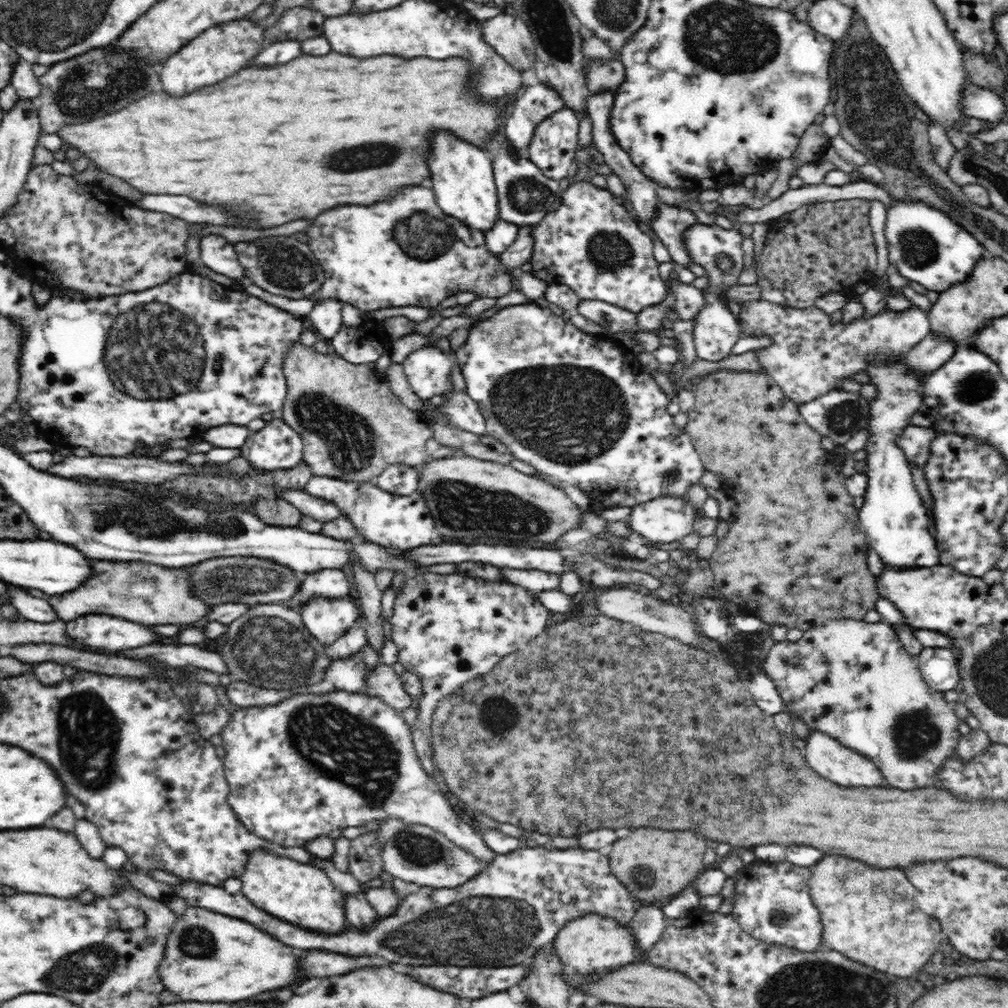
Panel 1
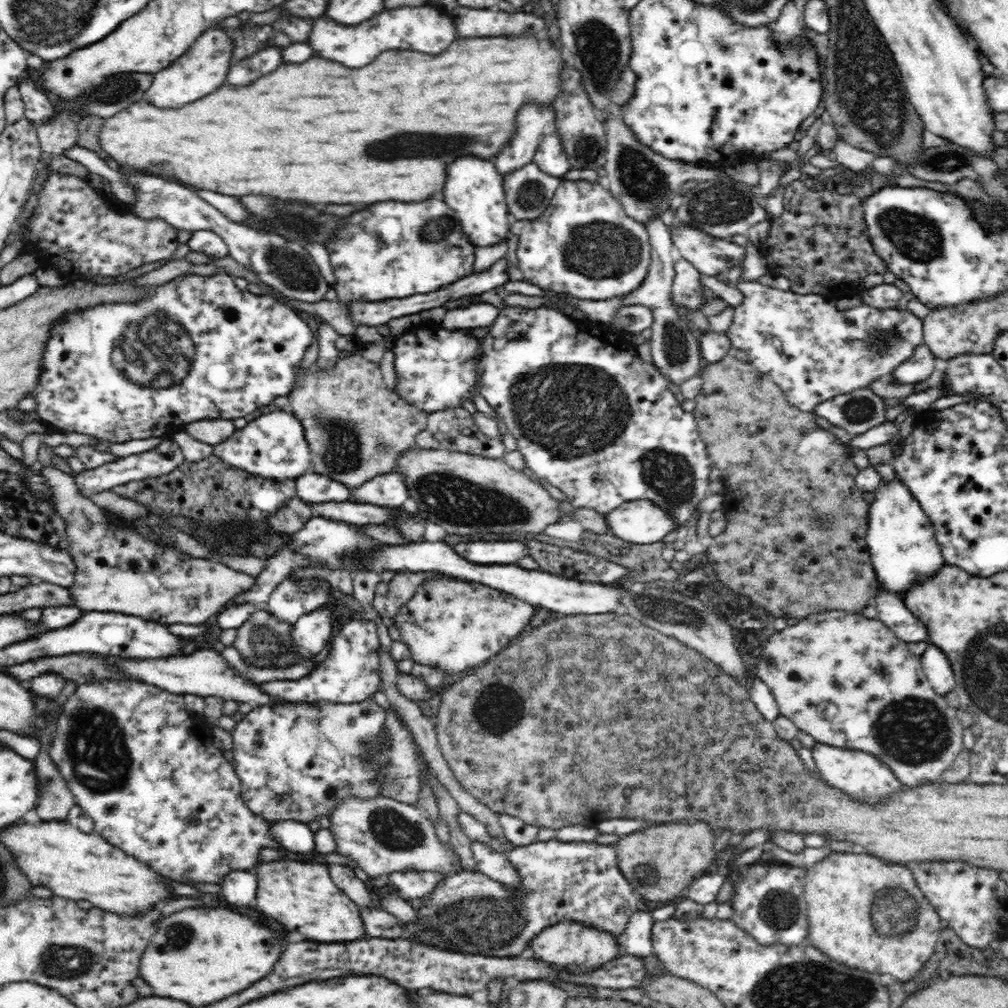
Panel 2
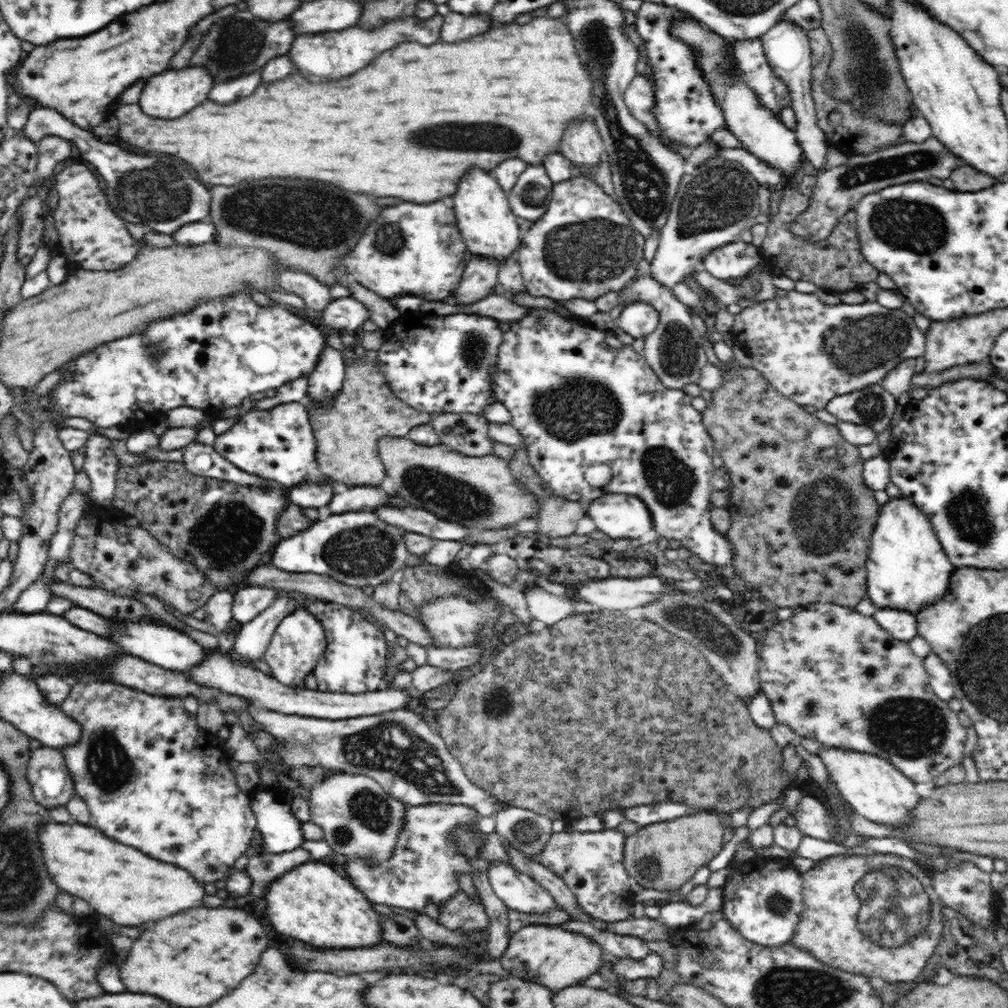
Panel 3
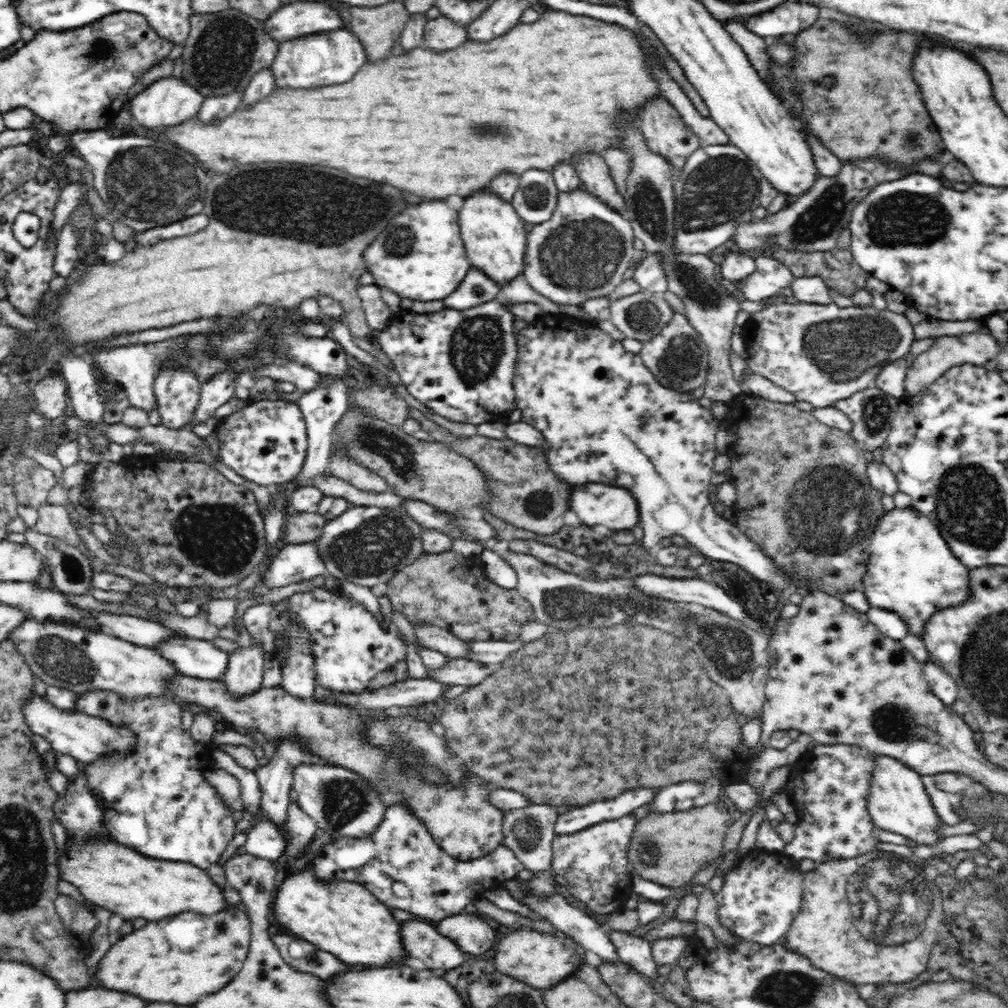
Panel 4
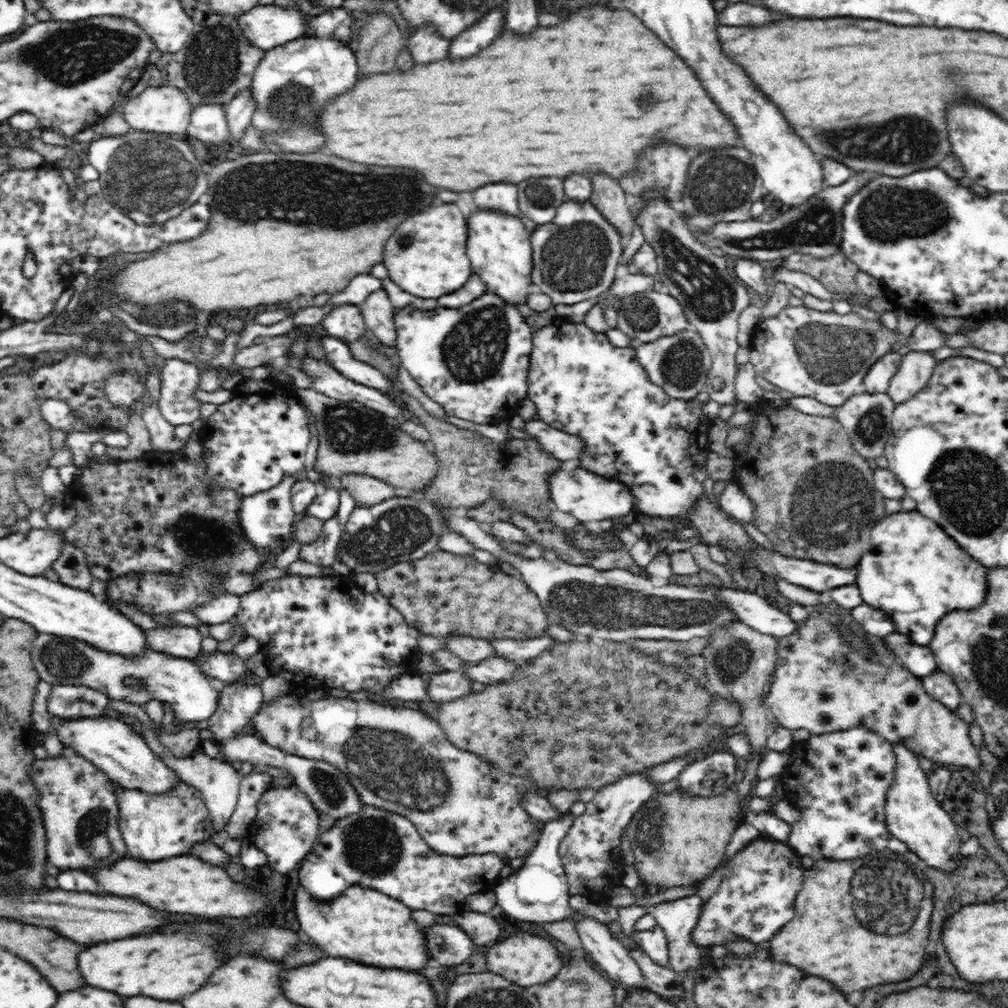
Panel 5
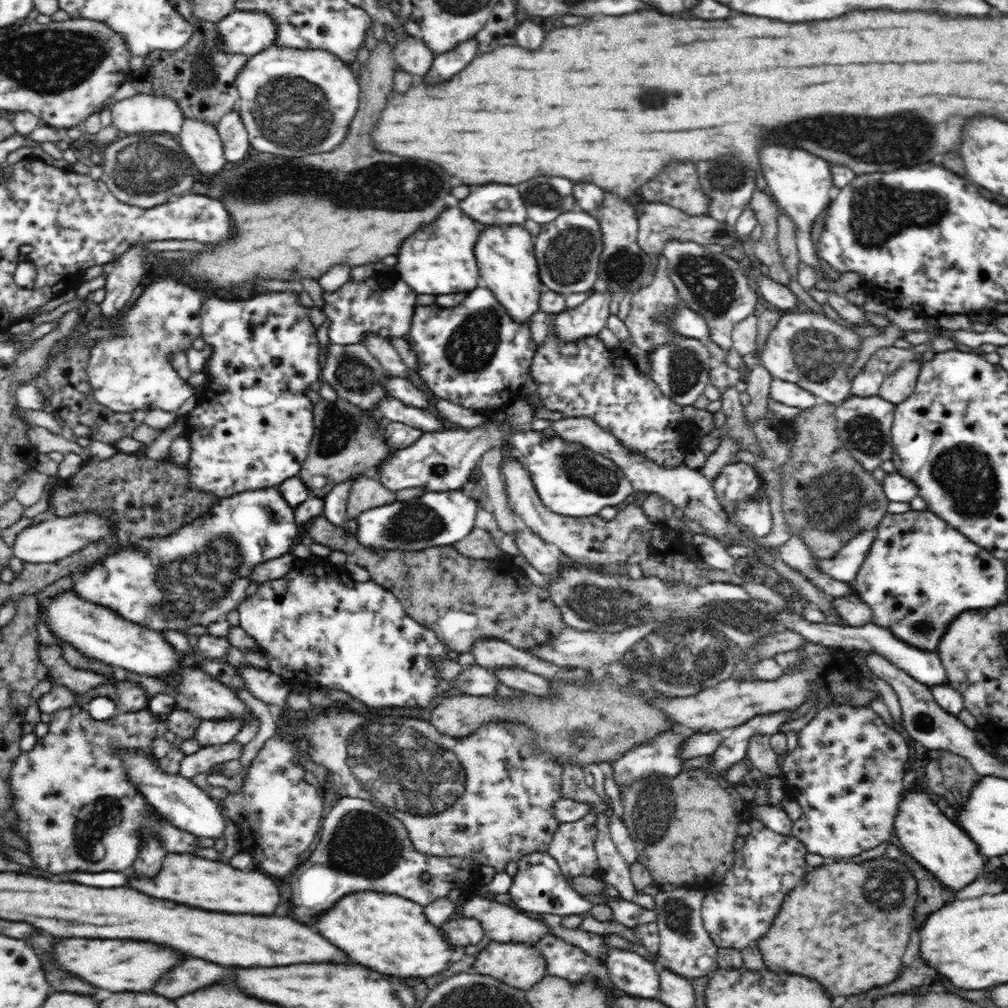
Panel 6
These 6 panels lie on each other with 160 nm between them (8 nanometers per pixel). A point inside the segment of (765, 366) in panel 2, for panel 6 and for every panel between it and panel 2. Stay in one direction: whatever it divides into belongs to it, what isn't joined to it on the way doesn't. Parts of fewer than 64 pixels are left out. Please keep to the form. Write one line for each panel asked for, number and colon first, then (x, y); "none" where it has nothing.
3: (811, 352)
4: (822, 354)
5: (824, 355)
6: (809, 349)

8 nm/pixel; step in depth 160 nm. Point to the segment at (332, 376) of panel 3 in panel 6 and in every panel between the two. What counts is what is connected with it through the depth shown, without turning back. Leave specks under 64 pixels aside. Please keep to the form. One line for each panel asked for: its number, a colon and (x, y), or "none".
4: (322, 407)
5: (268, 519)
6: (187, 579)

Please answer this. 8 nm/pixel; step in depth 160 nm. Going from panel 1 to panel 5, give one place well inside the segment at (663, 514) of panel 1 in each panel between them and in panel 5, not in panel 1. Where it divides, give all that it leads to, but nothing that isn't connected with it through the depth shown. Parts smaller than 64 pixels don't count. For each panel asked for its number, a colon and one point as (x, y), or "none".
2: (642, 522)
3: (621, 516)
4: (596, 503)
5: (589, 497)

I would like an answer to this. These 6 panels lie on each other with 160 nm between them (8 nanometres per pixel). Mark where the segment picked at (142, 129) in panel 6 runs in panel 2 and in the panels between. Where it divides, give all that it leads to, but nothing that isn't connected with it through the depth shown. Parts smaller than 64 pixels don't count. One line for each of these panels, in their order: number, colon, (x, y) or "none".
2: (203, 68)
3: (171, 94)
4: (167, 102)
5: (164, 109)

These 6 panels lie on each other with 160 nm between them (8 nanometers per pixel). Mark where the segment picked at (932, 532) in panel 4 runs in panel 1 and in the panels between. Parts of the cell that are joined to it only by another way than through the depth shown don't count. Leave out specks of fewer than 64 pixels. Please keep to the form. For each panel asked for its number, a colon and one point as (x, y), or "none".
1: (893, 517)
2: (903, 550)
3: (907, 567)

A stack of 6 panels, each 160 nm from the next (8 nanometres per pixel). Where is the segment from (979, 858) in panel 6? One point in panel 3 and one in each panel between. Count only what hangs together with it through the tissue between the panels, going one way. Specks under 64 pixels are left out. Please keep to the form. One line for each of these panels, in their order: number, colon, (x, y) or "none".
3: (878, 791)
4: (897, 802)
5: (912, 815)

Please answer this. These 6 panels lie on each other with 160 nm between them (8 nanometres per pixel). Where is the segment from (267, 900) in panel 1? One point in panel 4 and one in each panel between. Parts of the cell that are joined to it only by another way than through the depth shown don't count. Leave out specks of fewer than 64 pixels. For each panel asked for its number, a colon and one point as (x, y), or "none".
2: (301, 895)
3: (314, 902)
4: (371, 936)

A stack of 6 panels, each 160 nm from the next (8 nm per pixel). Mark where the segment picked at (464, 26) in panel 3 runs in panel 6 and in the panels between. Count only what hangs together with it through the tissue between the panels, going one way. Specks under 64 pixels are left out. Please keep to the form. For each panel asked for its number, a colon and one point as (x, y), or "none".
4: (441, 34)
5: (426, 45)
6: (411, 54)

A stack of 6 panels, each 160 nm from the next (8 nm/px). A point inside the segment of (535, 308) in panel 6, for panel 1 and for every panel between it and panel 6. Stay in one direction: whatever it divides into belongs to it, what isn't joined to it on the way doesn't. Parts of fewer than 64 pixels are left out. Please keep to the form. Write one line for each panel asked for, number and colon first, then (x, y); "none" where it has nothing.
1: (462, 175)
2: (475, 192)
3: (489, 227)
4: (493, 232)
5: (499, 247)

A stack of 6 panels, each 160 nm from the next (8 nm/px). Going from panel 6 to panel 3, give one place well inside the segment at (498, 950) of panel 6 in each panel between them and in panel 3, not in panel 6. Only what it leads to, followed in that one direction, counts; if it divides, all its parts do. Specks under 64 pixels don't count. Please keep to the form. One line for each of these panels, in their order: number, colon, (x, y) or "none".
3: (548, 955)
4: (541, 959)
5: (528, 960)

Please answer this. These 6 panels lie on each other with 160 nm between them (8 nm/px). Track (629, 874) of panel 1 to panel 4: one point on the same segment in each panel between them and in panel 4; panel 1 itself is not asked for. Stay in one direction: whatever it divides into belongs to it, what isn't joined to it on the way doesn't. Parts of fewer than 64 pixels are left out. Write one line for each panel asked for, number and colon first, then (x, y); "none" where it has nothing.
2: (660, 861)
3: (664, 856)
4: (668, 849)

